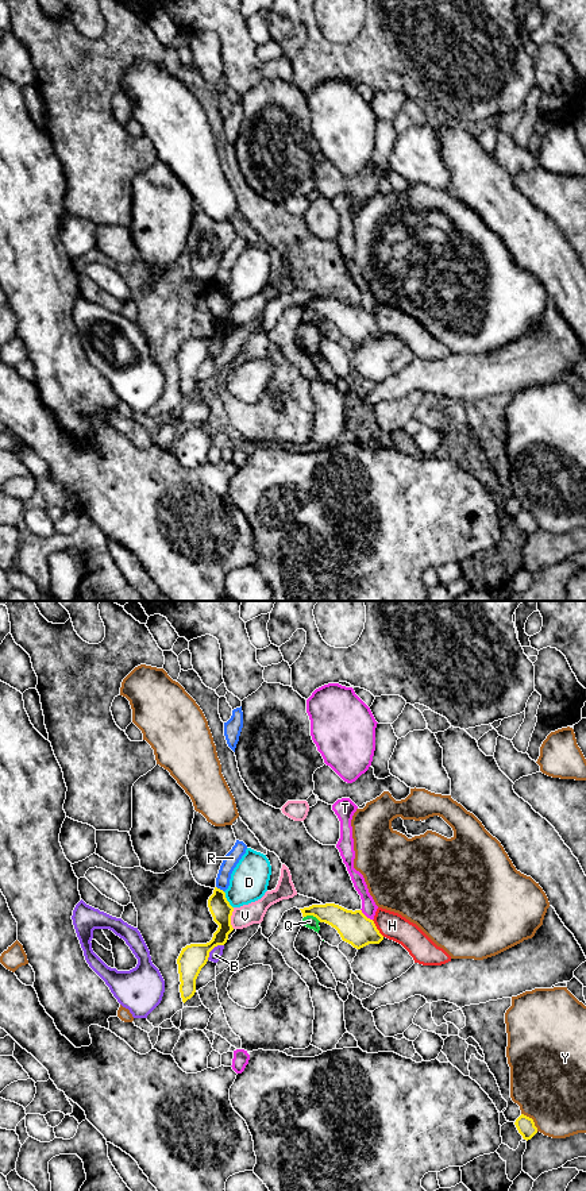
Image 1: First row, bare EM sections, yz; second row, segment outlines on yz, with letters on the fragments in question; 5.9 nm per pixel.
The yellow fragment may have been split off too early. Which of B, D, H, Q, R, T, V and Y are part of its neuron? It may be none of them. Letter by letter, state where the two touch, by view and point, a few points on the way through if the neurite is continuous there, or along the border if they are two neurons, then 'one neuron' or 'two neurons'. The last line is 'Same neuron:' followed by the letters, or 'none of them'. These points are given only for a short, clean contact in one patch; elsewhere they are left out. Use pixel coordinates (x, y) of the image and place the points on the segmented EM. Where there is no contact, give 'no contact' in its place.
B: yz (212, 948) | two neurons
D: yz (226, 900) | two neurons
H: yz (376, 928) | two neurons
Q: yz (312, 914) | along yz (304, 916), (315, 916), (320, 921) | two neurons
R: yz (219, 889) | along yz (216, 886), (223, 891) | two neurons
T: yz (365, 916) | two neurons
V: yz (230, 918) | two neurons
Y: yz (532, 1120) | two neurons
Same neuron: none of them

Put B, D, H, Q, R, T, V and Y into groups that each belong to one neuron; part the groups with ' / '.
B / D / H / Q Y / R / T / V

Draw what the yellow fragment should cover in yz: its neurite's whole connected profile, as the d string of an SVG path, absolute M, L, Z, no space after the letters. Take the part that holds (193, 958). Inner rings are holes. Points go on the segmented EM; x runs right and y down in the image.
M215 887L213 894L208 899L208 907L213 921L219 925L212 940L207 944L186 945L177 959L181 982L180 992L184 1003L194 995L196 979L207 964L209 952L217 945L224 945L228 934L234 930L231 925L234 907L227 901L223 890Z

